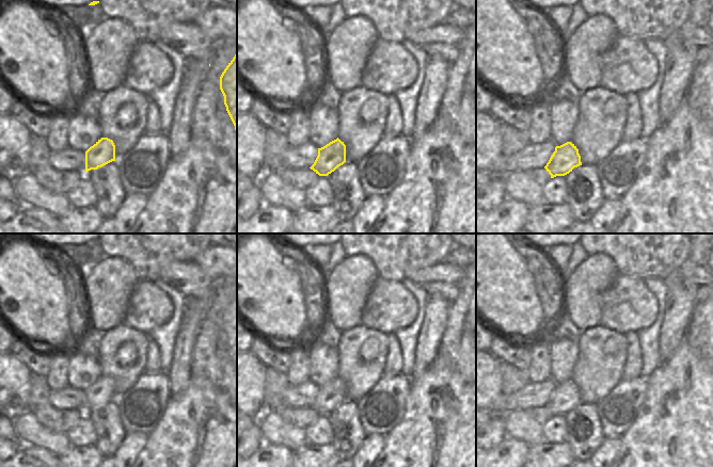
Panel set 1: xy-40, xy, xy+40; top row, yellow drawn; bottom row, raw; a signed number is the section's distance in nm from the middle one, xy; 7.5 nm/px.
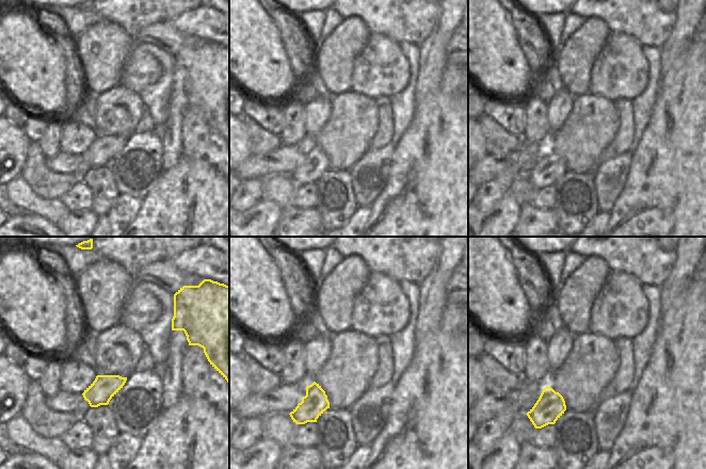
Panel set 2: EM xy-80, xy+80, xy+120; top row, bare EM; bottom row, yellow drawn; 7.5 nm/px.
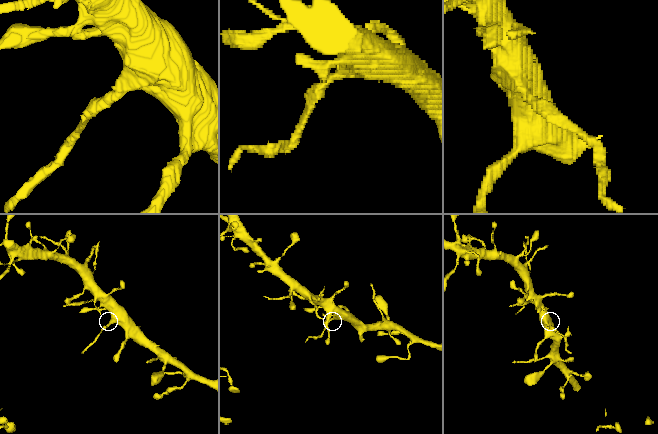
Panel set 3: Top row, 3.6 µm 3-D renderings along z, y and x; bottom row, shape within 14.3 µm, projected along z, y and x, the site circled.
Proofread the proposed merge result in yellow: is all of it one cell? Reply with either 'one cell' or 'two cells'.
two cells

